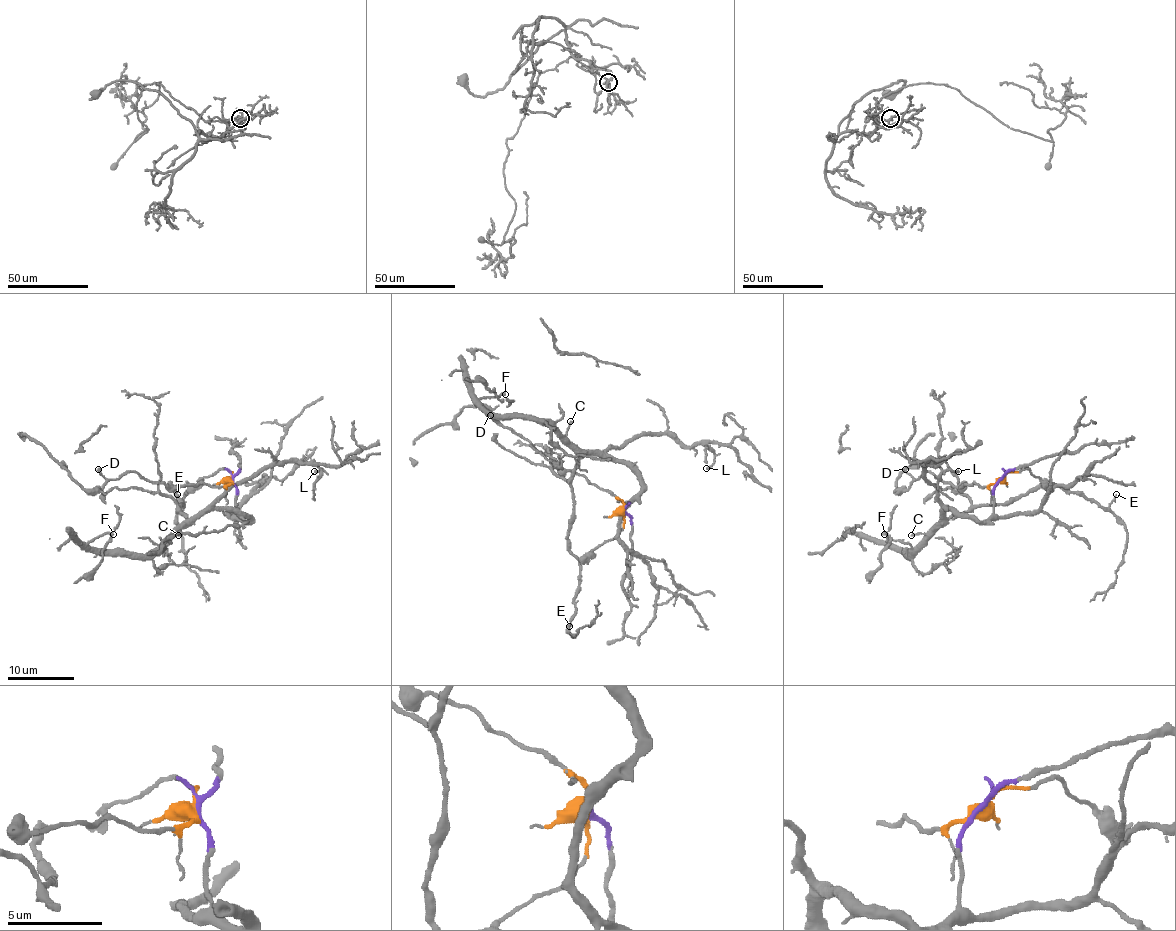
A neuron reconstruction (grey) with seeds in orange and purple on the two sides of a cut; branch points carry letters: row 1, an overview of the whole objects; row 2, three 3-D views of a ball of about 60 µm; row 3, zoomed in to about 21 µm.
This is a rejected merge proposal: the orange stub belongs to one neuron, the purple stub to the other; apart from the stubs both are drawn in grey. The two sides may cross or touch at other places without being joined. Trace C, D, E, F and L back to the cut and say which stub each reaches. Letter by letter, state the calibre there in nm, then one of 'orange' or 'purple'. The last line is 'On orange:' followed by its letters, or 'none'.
C: calibre 150 nm; purple
D: calibre 170 nm; orange
E: calibre 100 nm; purple
F: calibre 320 nm; purple
L: calibre 170 nm; purple
On orange: D

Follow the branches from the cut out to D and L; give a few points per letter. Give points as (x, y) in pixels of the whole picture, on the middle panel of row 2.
D: (624, 511), (622, 504), (607, 491), (586, 477), (566, 471), (490, 415)
L: (624, 511), (641, 489), (609, 449), (673, 434), (704, 444), (714, 455), (706, 469)

